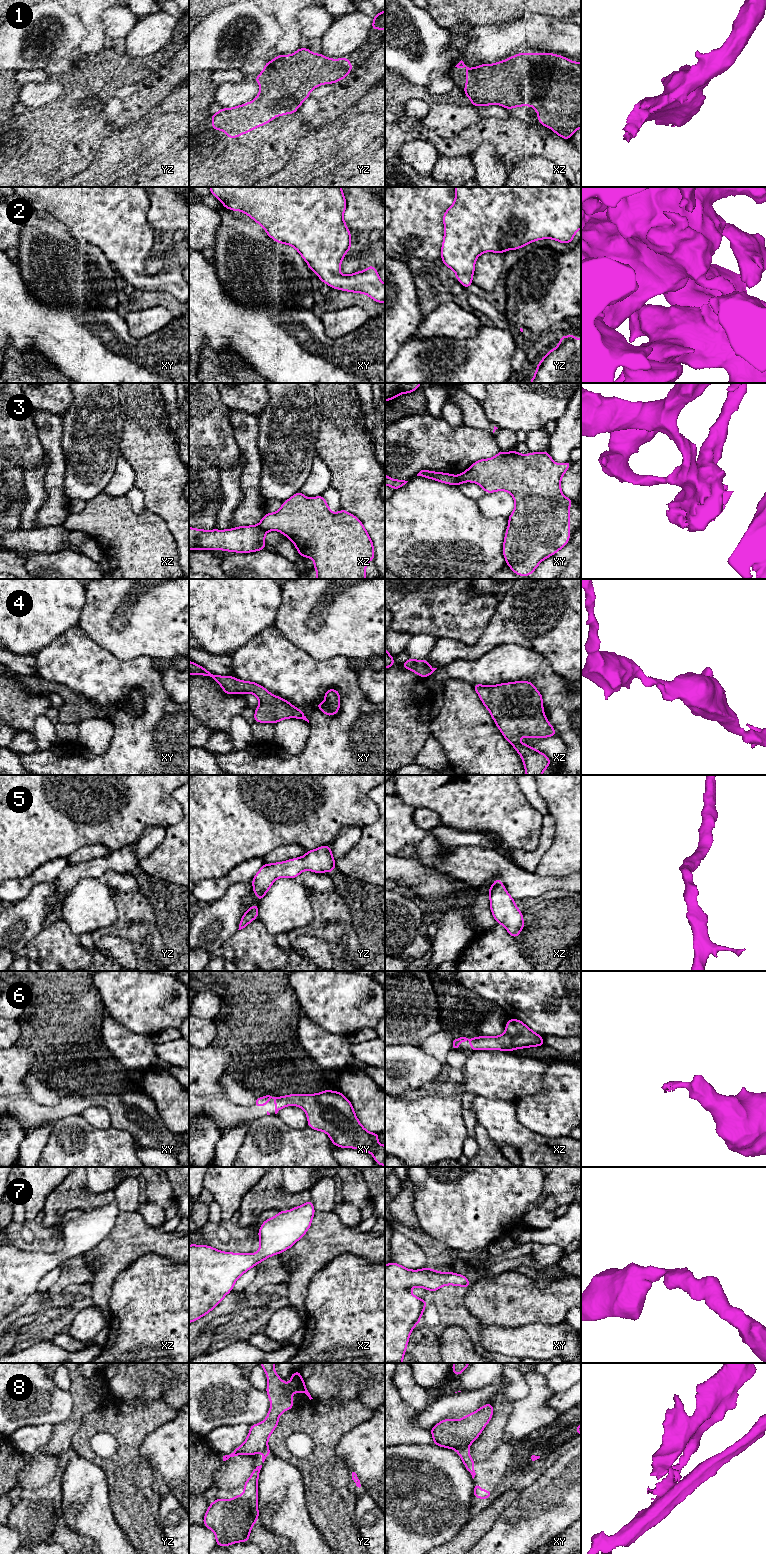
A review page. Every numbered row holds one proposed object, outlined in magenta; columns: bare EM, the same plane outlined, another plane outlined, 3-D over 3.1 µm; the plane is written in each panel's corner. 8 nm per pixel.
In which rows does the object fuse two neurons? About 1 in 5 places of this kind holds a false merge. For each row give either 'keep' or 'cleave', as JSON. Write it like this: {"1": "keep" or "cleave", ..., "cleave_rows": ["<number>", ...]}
{"1": "keep", "2": "keep", "3": "cleave", "4": "keep", "5": "keep", "6": "keep", "7": "keep", "8": "cleave", "cleave_rows": ["3", "8"]}

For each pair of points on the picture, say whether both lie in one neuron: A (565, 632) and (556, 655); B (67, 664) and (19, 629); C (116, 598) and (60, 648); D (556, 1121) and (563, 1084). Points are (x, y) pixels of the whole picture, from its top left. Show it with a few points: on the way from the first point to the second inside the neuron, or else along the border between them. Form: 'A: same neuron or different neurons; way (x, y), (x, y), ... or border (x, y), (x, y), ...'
A: same neuron; way (565, 638), (565, 646), (562, 649)
B: different neurons; border (63, 633), (34, 655)
C: different neurons; border (77, 625), (98, 645)
D: same neuron; way (556, 1112), (563, 1104), (563, 1093)

